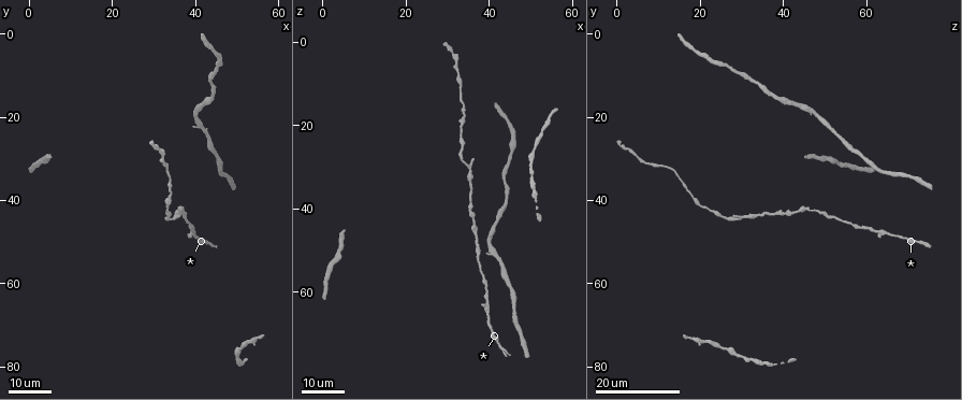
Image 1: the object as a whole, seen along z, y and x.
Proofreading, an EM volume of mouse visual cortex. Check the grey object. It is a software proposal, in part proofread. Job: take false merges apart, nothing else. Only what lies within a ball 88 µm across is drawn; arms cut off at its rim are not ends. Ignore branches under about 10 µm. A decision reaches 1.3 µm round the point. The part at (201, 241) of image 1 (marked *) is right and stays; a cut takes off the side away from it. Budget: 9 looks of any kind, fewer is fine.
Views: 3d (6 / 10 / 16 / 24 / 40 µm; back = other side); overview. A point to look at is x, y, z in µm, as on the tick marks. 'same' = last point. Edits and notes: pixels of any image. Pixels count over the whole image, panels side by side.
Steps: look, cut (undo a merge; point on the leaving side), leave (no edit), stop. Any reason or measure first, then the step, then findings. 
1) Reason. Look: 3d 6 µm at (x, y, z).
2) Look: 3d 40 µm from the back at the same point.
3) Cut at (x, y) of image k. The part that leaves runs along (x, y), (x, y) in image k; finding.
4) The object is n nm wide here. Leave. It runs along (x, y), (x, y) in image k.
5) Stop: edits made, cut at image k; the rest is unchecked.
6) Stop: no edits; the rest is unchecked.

Sudden change in width. Look: 3d 24 µm at (39.5, 46.5, 59.0).

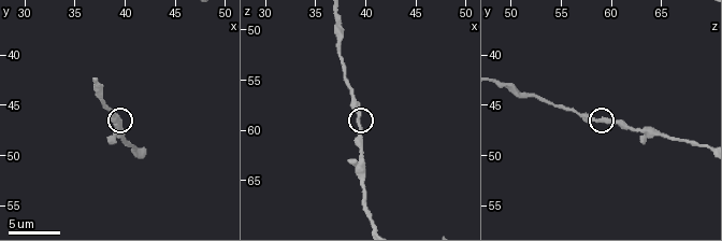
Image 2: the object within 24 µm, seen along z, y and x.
Look: 3d 6 µm at (39.4, 46.4, 58.6).

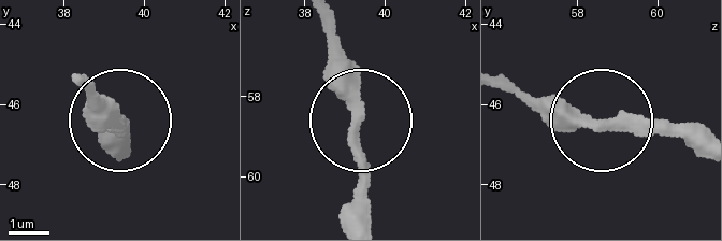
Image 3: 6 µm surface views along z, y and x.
Leave. It runs along (694, 146), (572, 123), (503, 91) in image 3; one cell here.

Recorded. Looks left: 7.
Calibre changes. Look: 3d 16 µm at (36.5, 42.0, 45.5).

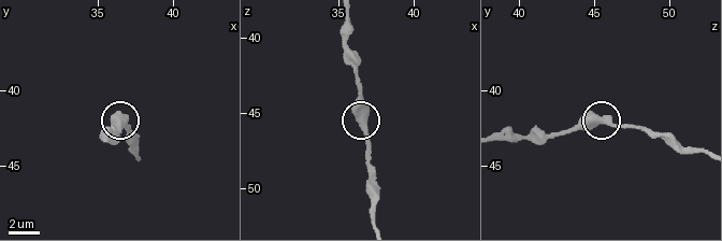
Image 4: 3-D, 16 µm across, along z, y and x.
Zoom in. Look: 3d 6 µm at (37.0, 42.2, 46.0).

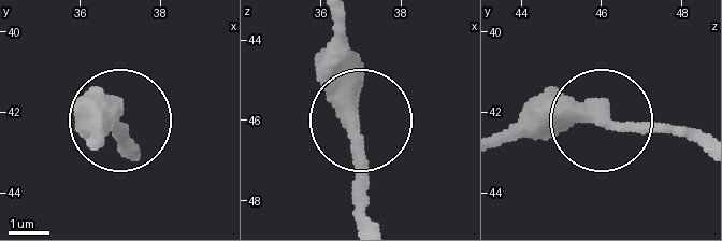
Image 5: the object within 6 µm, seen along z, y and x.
Look: 3d 6 µm from the back at (36.80, 42.25, 46.05).

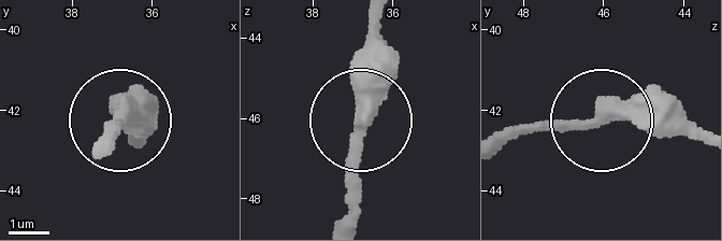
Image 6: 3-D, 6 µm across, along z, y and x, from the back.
Leave. It runs along (507, 145), (549, 125), (631, 114), (699, 125) in image 6; all the same cell.

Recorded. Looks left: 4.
A fork. Look: 3d 24 µm at (35.5, 43.5, 30.0).

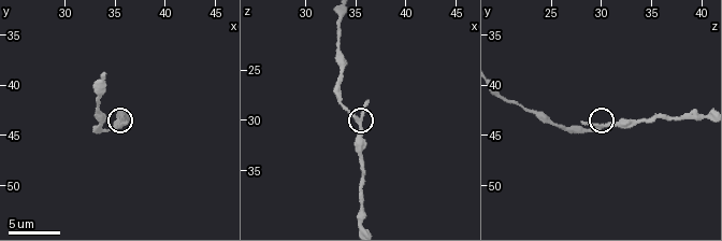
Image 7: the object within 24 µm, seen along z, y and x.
Closer look. Look: 3d 6 µm at (35.2, 44.2, 30.0).

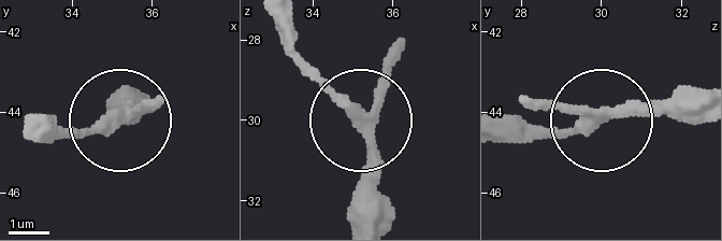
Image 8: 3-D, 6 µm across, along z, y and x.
3 arms meet here. Leave. It runs along (702, 87), (558, 129), (520, 129) in image 8; one cell here.

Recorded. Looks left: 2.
Calibre changes. Look: 3d 24 µm at (33.5, 37.5, 17.0).

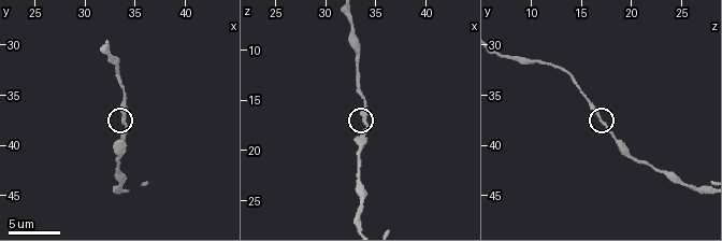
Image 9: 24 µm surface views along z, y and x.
Look: 3d 6 µm at (33.8, 37.4, 17.2).

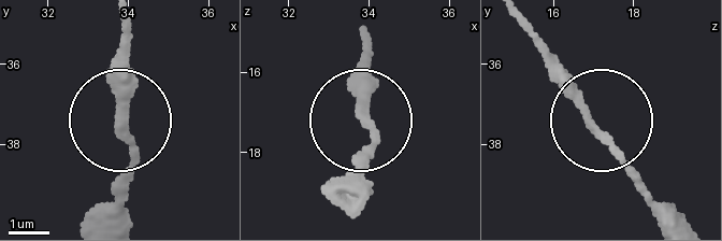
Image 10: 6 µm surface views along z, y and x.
Leave. It runs along (104, 216), (135, 144), (125, 22) in image 10; continuous, no second cell.

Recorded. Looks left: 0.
Stop: no edits; the rest is unchecked.

